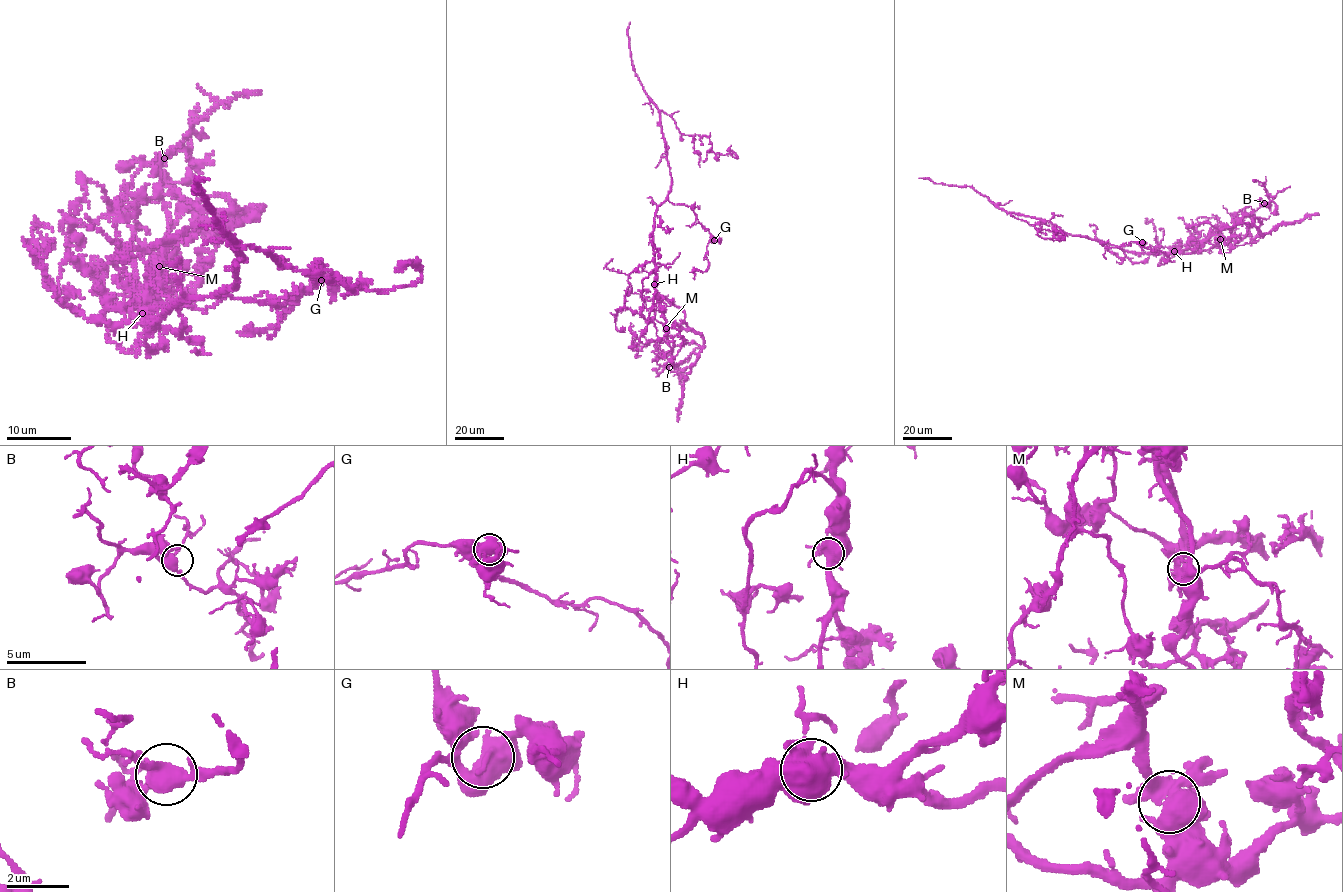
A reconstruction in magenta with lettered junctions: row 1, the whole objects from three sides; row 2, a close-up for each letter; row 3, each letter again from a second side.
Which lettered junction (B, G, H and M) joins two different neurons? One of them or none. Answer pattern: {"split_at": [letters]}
{"split_at": ["M"]}

